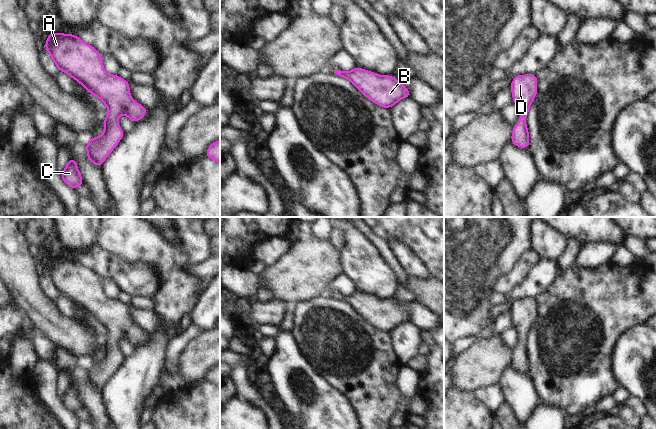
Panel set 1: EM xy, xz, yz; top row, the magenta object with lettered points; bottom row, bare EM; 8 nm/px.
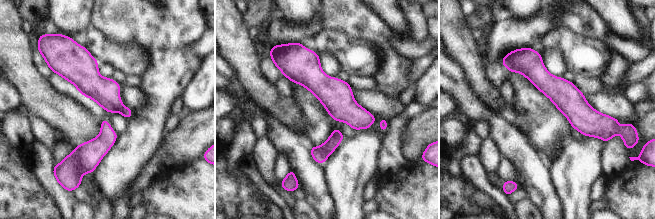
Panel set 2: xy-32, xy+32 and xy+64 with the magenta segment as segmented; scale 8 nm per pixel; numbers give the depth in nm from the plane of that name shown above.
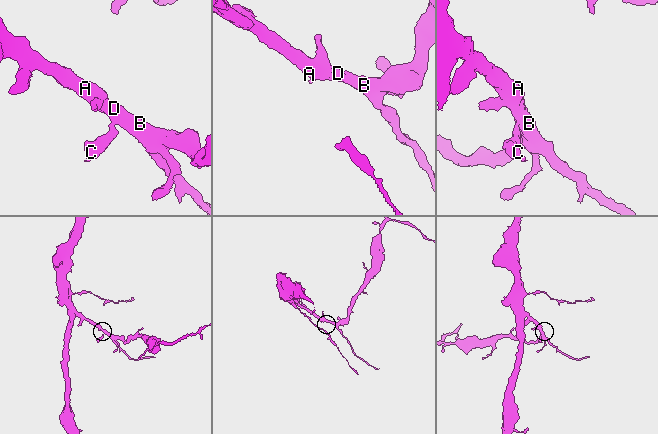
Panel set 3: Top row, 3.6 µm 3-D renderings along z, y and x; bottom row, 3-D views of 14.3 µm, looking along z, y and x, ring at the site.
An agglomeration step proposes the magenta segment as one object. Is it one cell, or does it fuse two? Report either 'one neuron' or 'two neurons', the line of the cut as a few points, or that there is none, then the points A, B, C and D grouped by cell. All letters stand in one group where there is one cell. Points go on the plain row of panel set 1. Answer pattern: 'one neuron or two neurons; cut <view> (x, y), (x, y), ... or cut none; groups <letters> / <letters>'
one neuron; cut none; groups A B C D

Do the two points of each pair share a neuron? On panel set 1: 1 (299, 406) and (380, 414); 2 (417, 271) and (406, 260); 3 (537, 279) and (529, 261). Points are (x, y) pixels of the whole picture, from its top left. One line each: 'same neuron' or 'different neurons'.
1: different neurons
2: same neuron
3: different neurons

